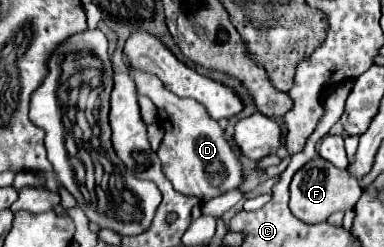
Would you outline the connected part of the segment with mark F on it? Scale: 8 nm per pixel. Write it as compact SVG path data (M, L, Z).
M314 157L306 163L290 183L290 211L304 223L326 221L334 211L352 209L362 195L360 179L352 177L348 171L340 171L322 157Z

